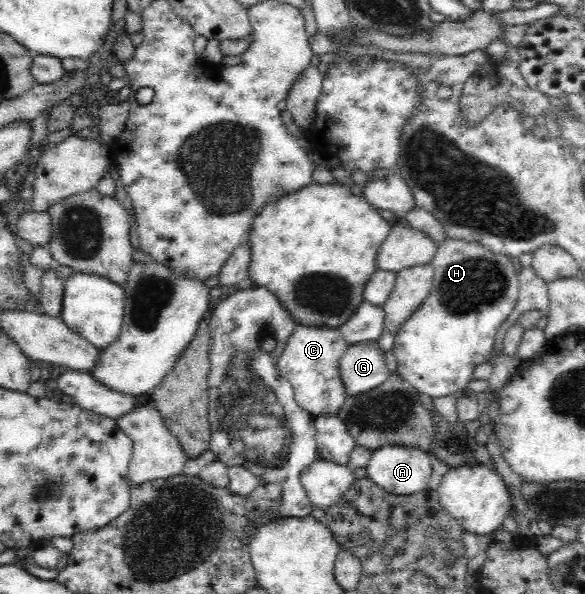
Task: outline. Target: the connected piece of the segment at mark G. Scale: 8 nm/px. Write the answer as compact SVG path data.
M378 341L349 345L339 360L347 396L356 396L380 386L391 375Z

